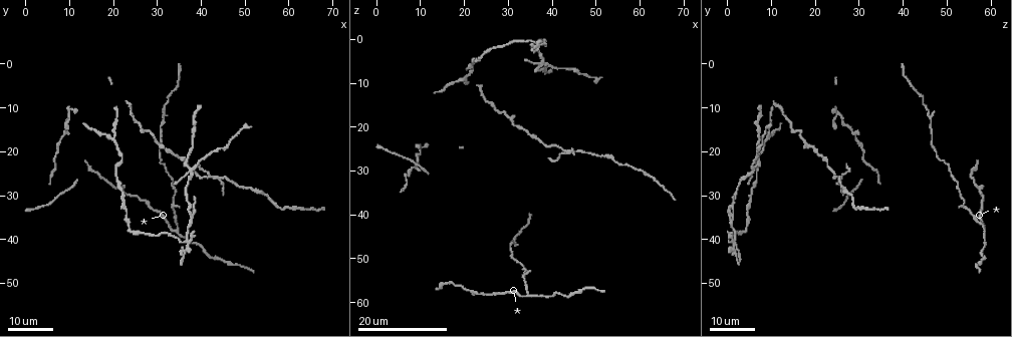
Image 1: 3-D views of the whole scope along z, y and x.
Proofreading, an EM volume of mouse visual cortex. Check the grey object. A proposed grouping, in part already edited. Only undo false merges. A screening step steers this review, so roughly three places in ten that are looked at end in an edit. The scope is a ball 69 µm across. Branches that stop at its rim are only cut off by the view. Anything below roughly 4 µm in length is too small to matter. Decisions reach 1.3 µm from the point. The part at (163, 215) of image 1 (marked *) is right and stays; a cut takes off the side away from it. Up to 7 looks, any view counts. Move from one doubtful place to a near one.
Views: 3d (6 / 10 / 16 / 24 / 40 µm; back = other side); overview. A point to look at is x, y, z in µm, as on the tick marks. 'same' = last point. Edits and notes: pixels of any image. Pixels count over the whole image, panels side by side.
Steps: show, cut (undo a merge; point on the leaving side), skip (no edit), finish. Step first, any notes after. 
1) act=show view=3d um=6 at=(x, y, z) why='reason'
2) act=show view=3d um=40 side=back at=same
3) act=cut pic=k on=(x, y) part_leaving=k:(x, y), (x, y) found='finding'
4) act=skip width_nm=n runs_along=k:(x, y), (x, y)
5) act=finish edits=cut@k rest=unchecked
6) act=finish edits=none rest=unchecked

act=show view=3d um=24 at=(34.5, 37.5, 58.5) why='a fork'

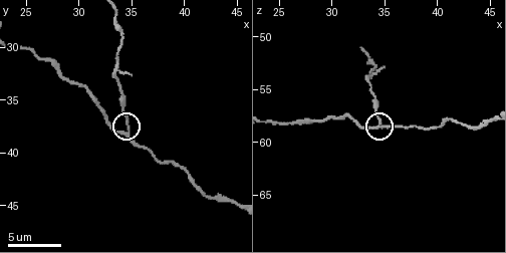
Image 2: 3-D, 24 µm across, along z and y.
act=show view=3d um=6 at=same

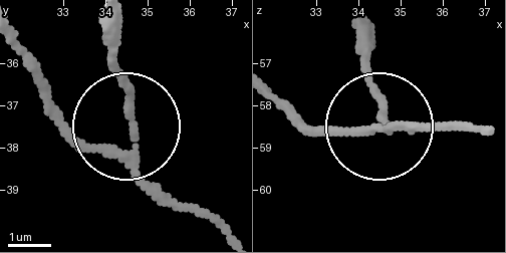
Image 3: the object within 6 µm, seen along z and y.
act=cut pic=3 on=(132, 91) width_nm=150 part_leaving=3:(140, 150), (117, 24) found='two cells meet here'

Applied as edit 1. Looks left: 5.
act=show view=3d um=24 at=(23.0, 30.0, 57.5) why='thick turns thin'

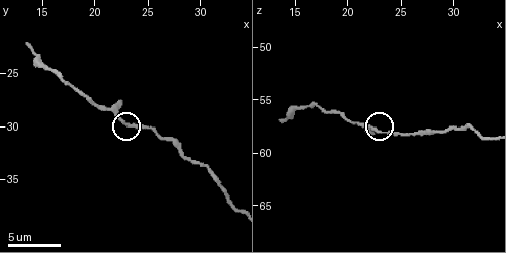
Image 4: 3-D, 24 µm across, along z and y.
act=show view=3d um=6 at=(23.0, 29.6, 58.0)

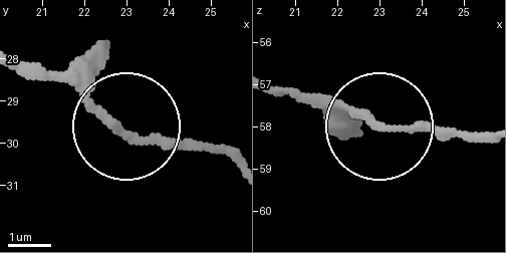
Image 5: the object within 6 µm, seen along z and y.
act=skip runs_along=5:(236, 163), (150, 145), (106, 108), (77, 58) found='continuous, no second cell'

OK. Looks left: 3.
act=show view=3d um=24 at=(37.5, 24.5, 6.0) why='small branch off a trunk'

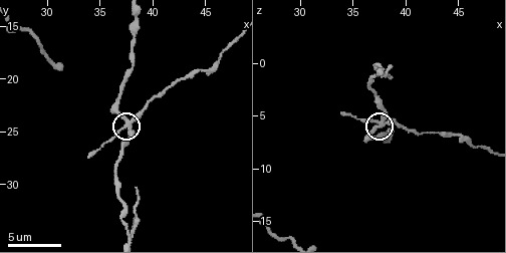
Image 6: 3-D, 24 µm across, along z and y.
act=show view=3d um=6 at=(38.0, 24.0, 5.8)

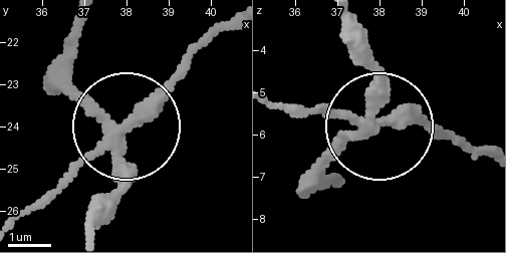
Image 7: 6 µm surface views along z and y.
act=cut pic=7 on=(75, 93) side_arm_um=17 part_leaving=7:(363, 127), (374, 65), (352, 22) found='two cells meet here'

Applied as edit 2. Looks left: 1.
act=finish edits=cut@3,cut@7 rest=unchecked

